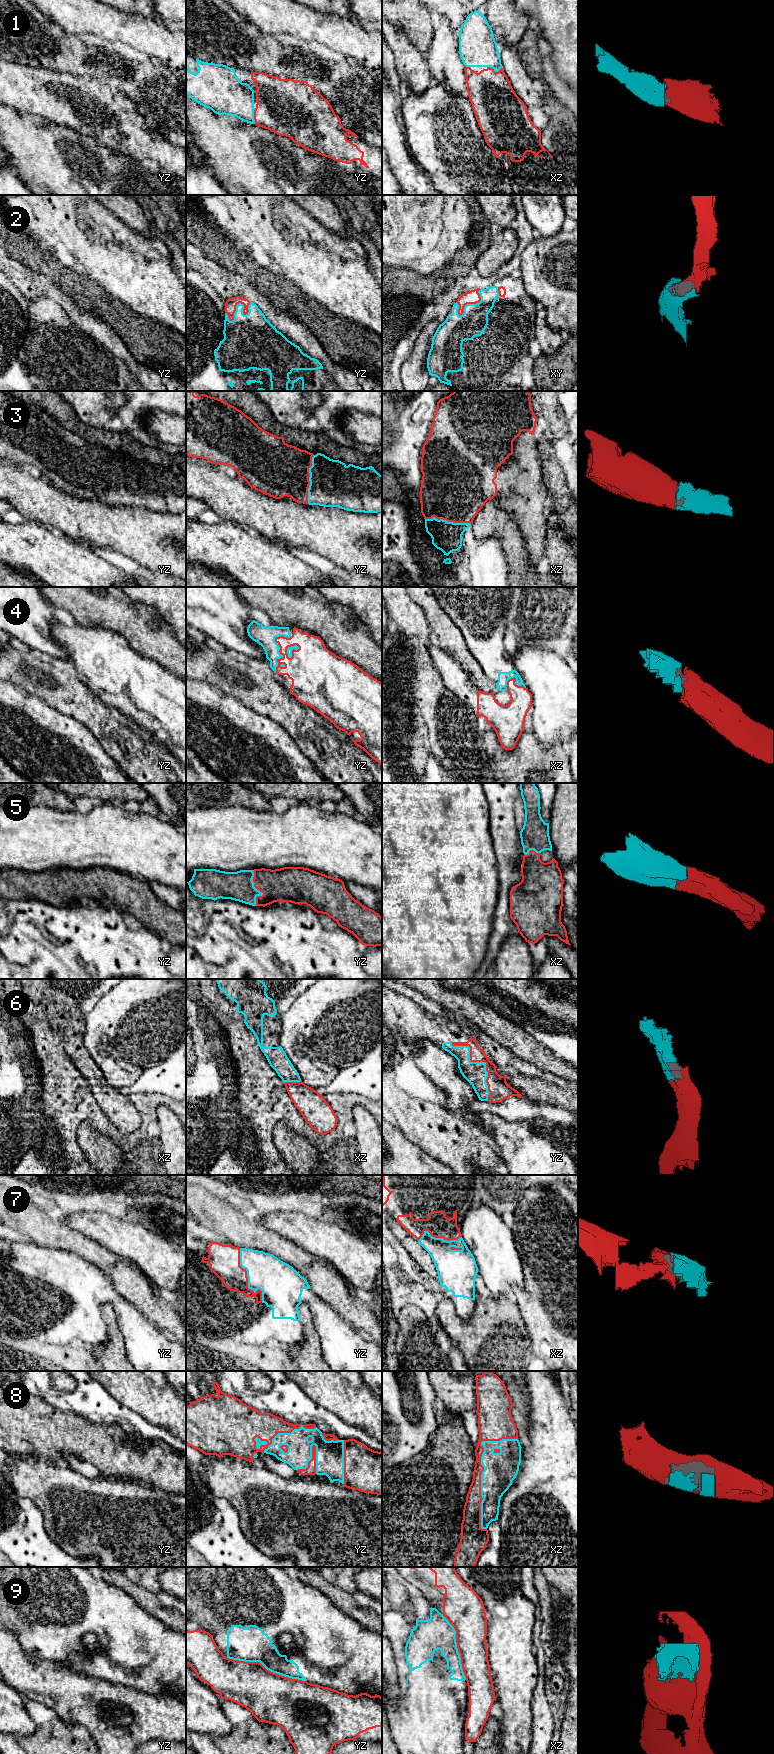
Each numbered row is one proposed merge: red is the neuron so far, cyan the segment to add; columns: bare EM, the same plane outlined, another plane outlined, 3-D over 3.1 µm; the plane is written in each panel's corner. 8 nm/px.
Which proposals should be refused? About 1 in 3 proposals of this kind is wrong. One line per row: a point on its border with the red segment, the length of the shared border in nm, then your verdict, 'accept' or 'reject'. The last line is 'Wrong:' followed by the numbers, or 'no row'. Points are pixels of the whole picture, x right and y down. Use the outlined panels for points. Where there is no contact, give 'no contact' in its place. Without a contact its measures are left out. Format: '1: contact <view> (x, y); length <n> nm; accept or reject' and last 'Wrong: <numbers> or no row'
1: contact yz (254, 116); length 130 nm; accept
2: contact yz (241, 303); length 240 nm; accept
3: contact yz (308, 479); length 400 nm; accept
4: contact yz (280, 648); length 320 nm; accept
5: contact yz (258, 889); length 280 nm; accept
6: contact yz (480, 1061); length 550 nm; accept
7: contact yz (247, 1279); length 480 nm; accept
8: contact xz (483, 1468); length 800 nm; accept
9: contact yz (265, 1668); length 700 nm; reject
Wrong: 9

